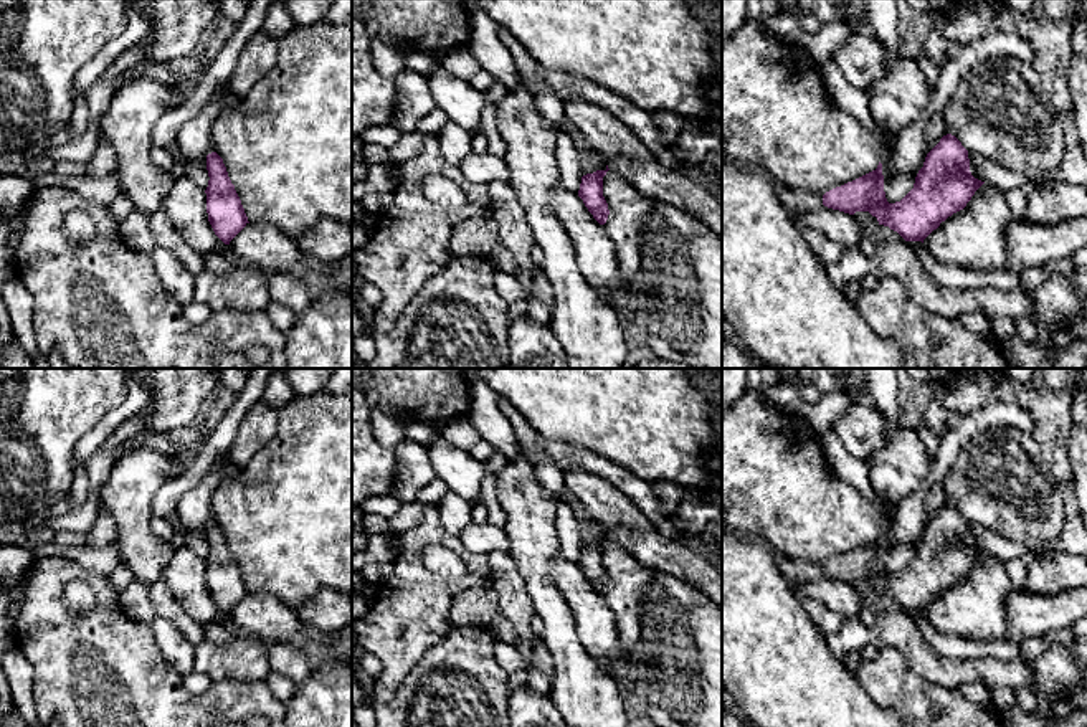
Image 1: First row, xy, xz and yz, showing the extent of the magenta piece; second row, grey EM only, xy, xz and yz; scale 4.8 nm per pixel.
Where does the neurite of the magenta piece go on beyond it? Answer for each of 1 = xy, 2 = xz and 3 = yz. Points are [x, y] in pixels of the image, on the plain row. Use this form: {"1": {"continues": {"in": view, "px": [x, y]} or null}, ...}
{"1": {"continues": null}, "2": {"continues": null}, "3": {"continues": {"in": "yz", "px": [797, 570]}}}

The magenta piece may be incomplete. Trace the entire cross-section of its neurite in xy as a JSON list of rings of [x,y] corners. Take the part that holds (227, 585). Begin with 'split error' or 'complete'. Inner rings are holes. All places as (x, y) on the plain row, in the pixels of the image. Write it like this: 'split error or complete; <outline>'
complete; [[[216,522],[206,525],[206,540],[210,547],[205,560],[208,592],[215,605],[230,615],[249,592],[223,529]]]

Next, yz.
split error; [[[947,504],[927,524],[914,558],[895,573],[884,562],[882,534],[877,539],[824,565],[775,554],[778,568],[790,582],[805,585],[823,575],[849,585],[869,582],[879,595],[897,601],[905,611],[922,611],[953,583],[963,580],[985,552],[970,542],[968,520]]]

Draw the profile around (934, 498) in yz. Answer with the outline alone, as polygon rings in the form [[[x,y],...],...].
[[[933,486],[925,491],[923,504],[927,511],[928,522],[947,506],[947,494],[942,486]]]

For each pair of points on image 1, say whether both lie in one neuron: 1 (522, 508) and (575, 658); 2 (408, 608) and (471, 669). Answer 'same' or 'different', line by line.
1: same
2: different

